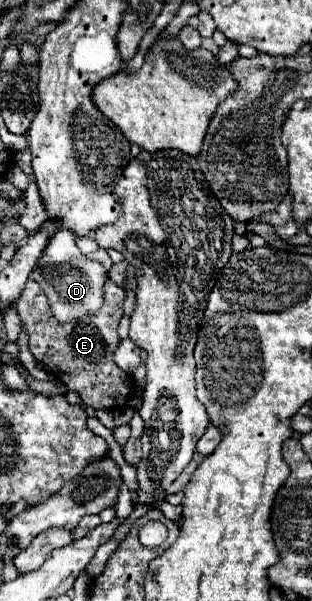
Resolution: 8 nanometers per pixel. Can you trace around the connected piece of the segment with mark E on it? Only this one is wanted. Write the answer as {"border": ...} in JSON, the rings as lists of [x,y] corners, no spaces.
{"border":[[[28,280],[26,288],[18,300],[18,316],[24,332],[28,332],[28,346],[36,360],[44,362],[52,376],[64,384],[68,390],[80,394],[82,402],[92,408],[106,408],[112,410],[120,408],[132,388],[132,380],[120,372],[112,360],[112,352],[120,342],[116,332],[118,322],[122,318],[122,304],[124,304],[124,290],[114,282],[106,280],[104,284],[104,304],[98,312],[86,314],[84,320],[74,324],[62,324],[50,312],[48,298],[36,280]]]}

